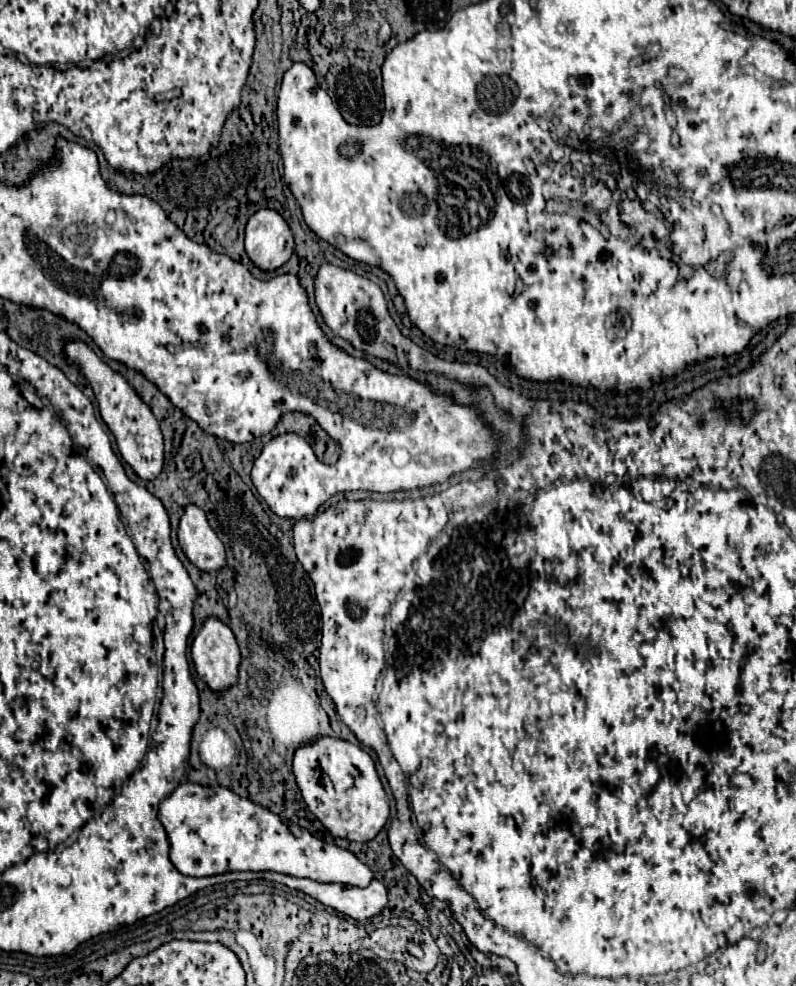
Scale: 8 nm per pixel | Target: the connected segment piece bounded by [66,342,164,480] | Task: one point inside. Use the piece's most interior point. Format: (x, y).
(137, 432)

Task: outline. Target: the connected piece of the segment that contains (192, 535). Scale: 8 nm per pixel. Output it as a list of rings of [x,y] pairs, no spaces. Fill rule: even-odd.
[[[186,506],[180,520],[178,540],[188,560],[202,572],[220,572],[226,566],[226,550],[210,528],[206,514],[198,506]]]

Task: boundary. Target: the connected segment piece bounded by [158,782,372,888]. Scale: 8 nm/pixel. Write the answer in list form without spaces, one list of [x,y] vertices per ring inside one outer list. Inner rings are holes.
[[[180,784],[172,796],[160,802],[158,820],[170,842],[170,862],[184,876],[214,876],[224,872],[280,872],[316,882],[340,882],[364,888],[372,872],[352,852],[326,844],[308,830],[296,838],[288,826],[270,810],[240,798],[228,788],[210,788],[200,784]]]

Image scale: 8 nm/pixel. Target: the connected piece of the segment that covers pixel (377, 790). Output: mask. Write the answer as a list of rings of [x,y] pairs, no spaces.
[[[320,738],[314,744],[296,750],[292,770],[308,810],[332,836],[368,842],[386,824],[390,816],[388,796],[376,774],[374,760],[360,746],[340,738]]]

